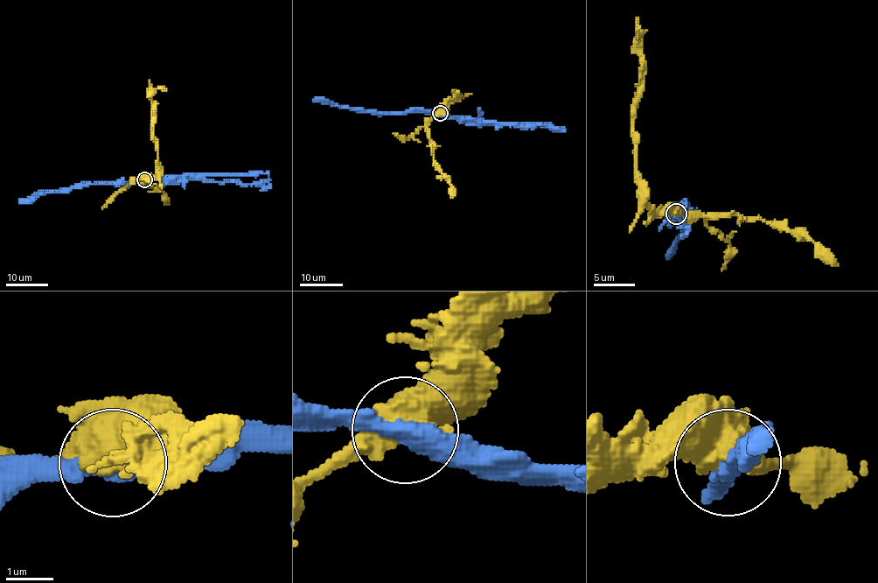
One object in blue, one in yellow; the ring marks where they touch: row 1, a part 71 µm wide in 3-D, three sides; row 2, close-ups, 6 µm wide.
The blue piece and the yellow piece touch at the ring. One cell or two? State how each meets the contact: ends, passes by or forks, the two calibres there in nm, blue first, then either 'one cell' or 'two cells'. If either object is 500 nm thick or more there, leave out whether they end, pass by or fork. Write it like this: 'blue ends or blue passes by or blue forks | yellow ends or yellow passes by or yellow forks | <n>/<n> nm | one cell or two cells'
440/600 nm | two cells

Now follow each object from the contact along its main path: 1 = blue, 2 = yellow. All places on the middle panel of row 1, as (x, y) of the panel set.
1: (440, 114), (470, 116), (481, 123), (552, 125), (566, 129)
2: (440, 114), (456, 98), (458, 94), (454, 92), (456, 95), (471, 94)

